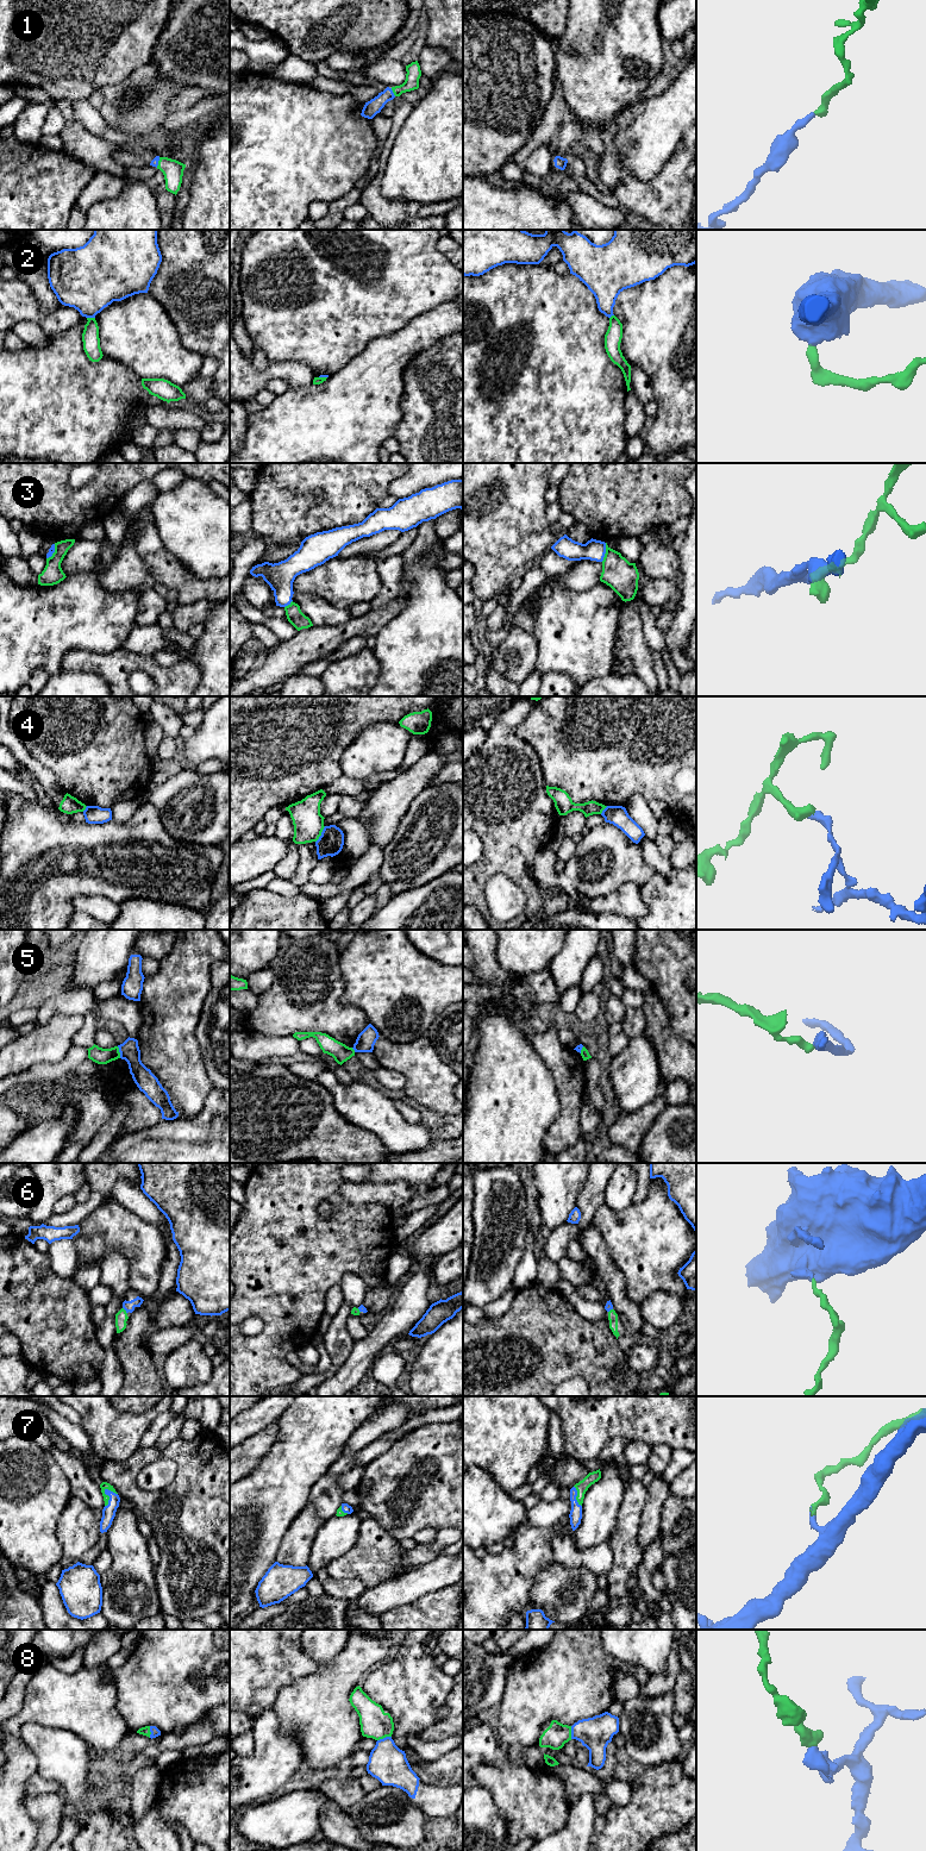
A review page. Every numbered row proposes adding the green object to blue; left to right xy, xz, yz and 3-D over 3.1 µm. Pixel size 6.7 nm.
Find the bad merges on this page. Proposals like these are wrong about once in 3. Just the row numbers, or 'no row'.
2, 3, 4, 5

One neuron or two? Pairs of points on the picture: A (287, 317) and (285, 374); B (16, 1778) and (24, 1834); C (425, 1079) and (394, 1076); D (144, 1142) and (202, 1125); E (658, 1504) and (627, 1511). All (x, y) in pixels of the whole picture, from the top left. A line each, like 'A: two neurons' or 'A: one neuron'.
A: two neurons
B: one neuron
C: two neurons
D: one neuron
E: two neurons

